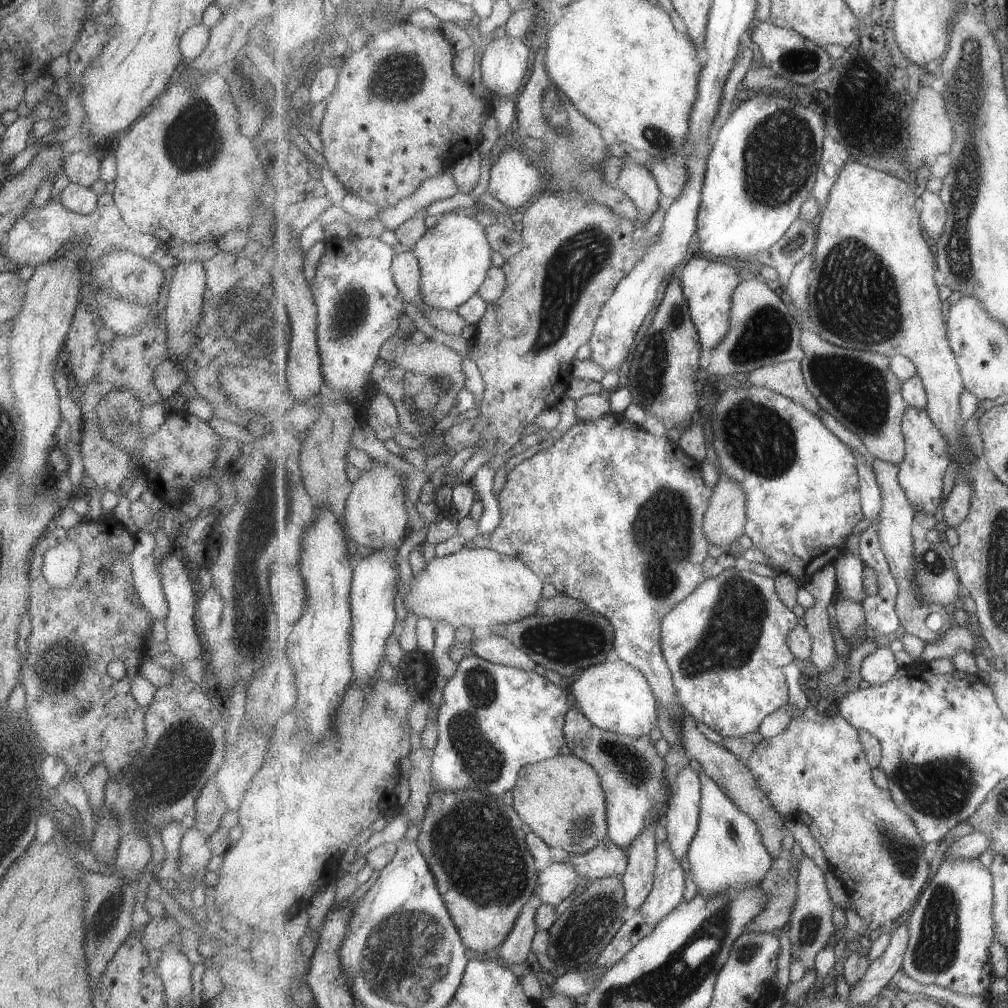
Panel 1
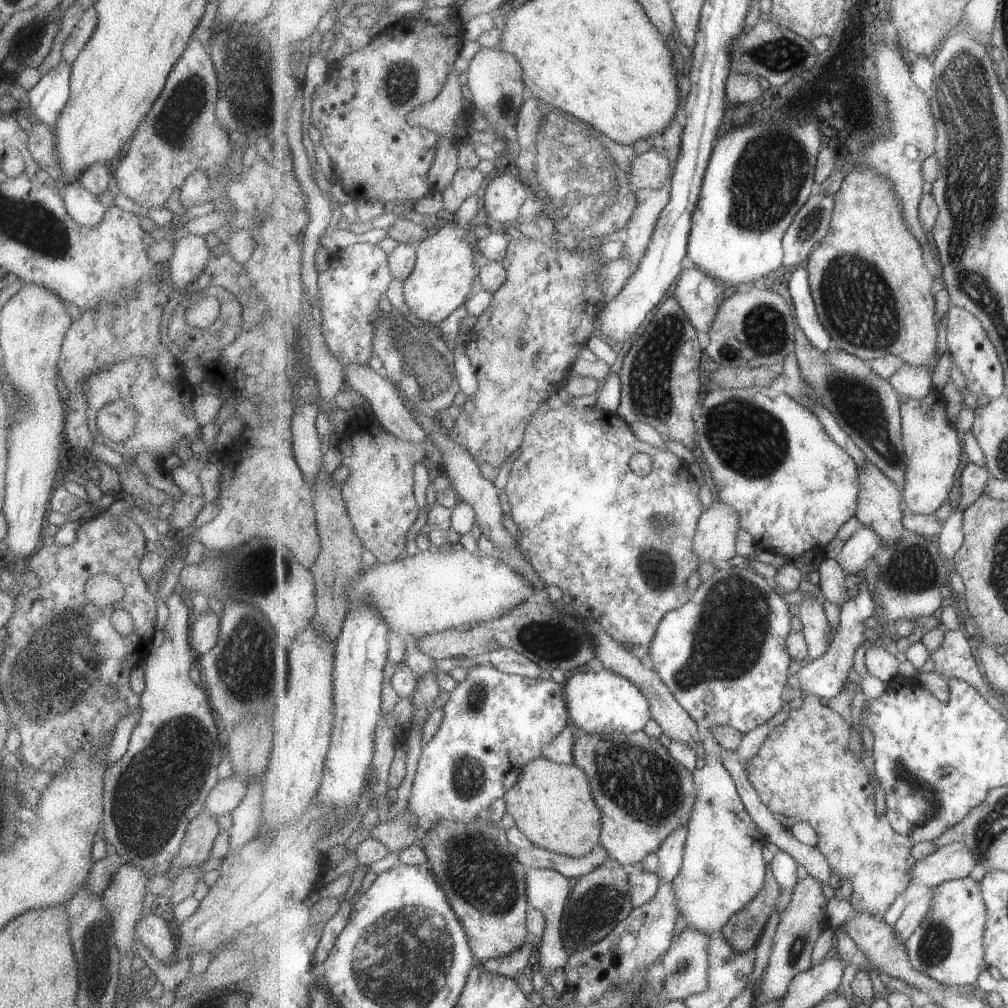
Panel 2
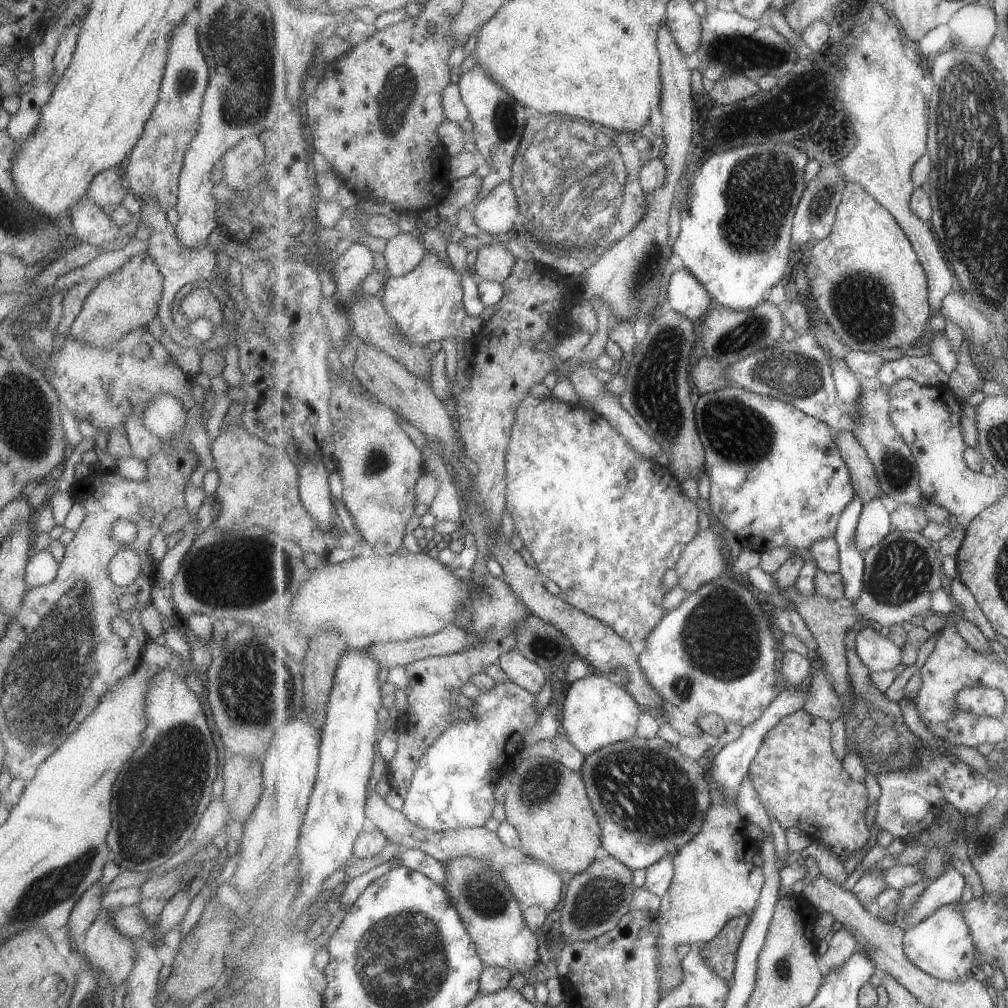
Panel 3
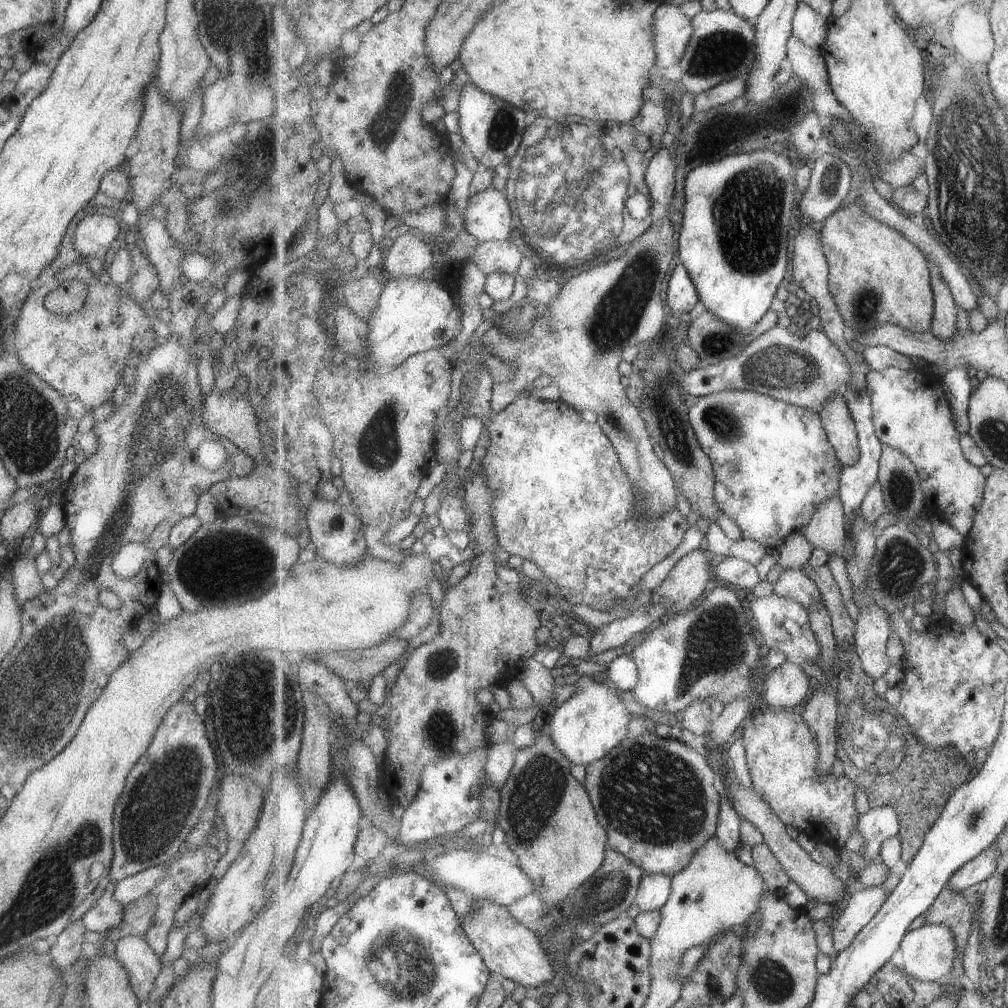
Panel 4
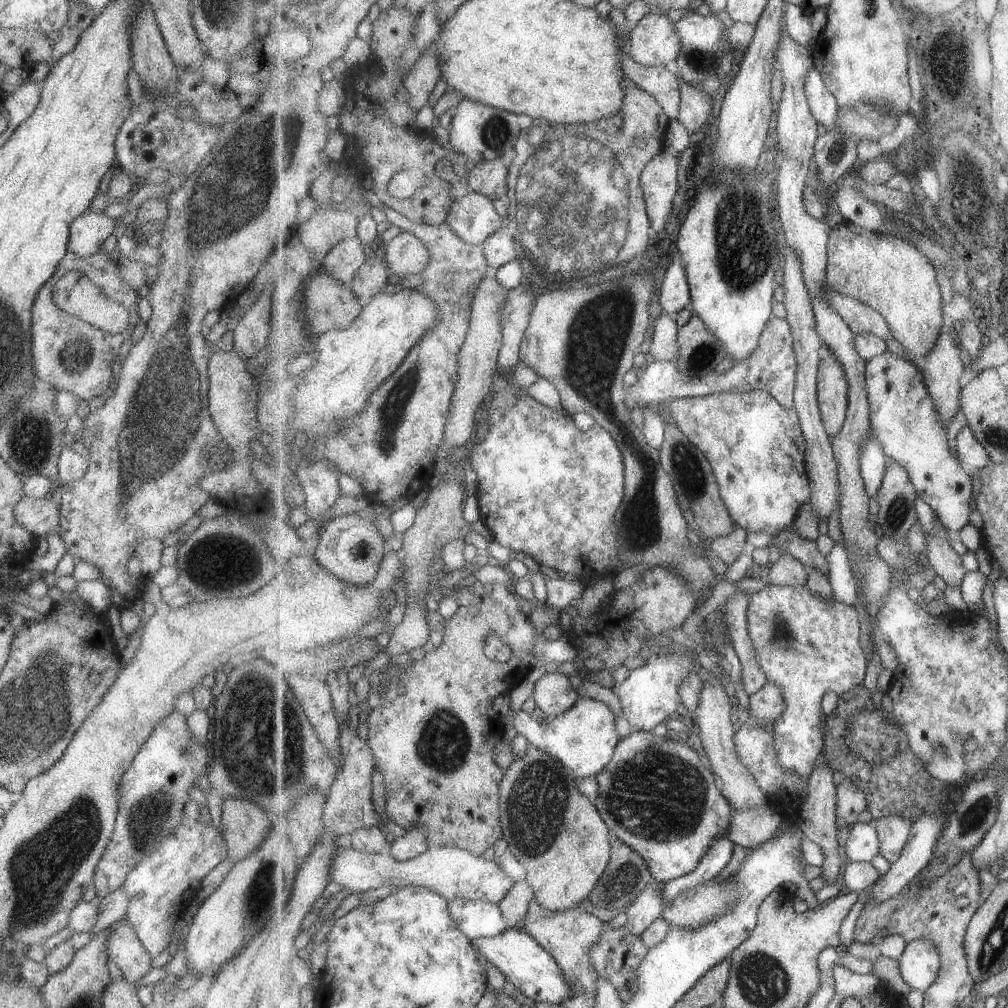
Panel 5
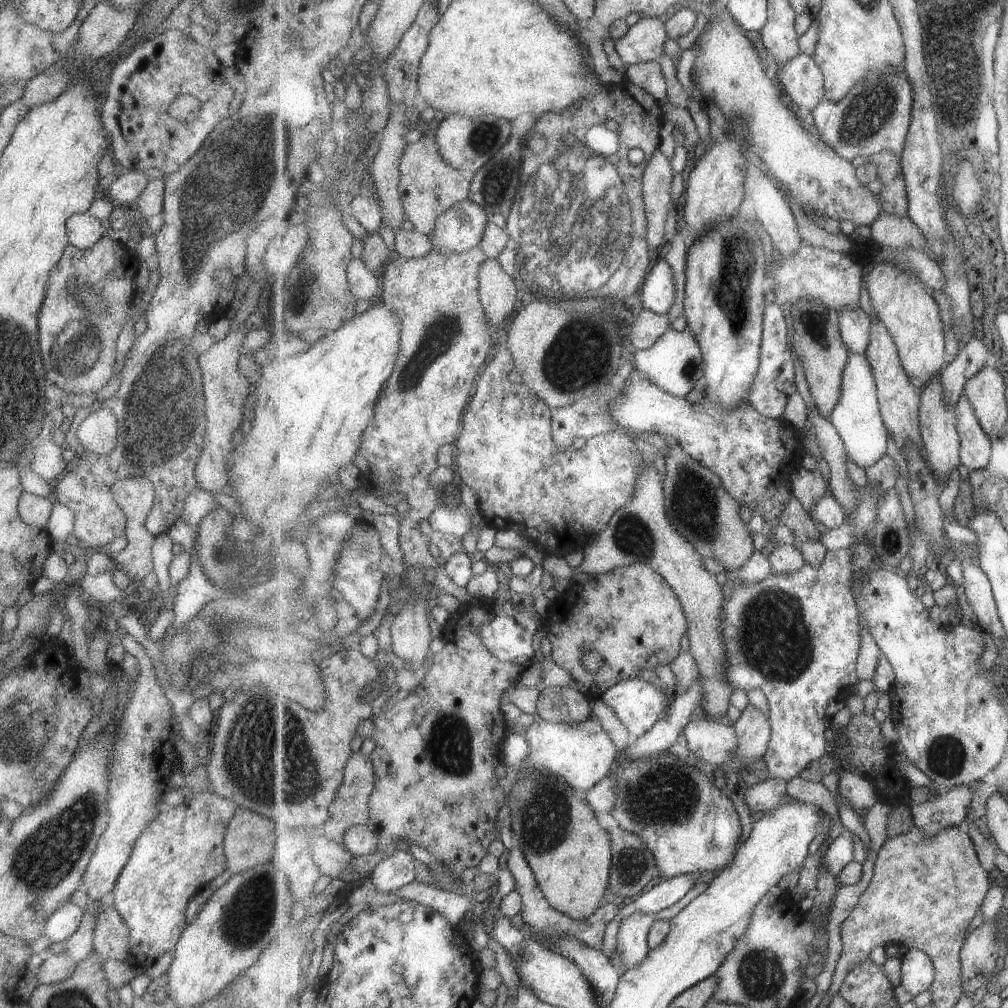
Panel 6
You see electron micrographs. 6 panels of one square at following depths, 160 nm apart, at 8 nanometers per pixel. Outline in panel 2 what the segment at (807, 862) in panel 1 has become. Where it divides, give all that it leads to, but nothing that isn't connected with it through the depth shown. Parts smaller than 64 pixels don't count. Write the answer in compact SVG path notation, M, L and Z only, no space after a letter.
M807 874L804 879L799 880L789 906L780 916L773 938L769 964L764 970L759 994L754 996L755 1000L753 1002L755 1004L752 1004L752 1007L764 1005L779 997L785 997L794 976L811 968L816 942L821 933L828 927L827 904L829 904L829 901L825 898L823 888L821 888L820 882L815 877Z

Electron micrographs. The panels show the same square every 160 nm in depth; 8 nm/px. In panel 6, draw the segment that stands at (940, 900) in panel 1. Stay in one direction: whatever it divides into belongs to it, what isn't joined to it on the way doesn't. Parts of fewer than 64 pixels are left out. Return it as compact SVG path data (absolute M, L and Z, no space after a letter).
M909 949L901 959L900 984L909 989L915 997L929 991L936 975L934 960L931 956L919 949Z

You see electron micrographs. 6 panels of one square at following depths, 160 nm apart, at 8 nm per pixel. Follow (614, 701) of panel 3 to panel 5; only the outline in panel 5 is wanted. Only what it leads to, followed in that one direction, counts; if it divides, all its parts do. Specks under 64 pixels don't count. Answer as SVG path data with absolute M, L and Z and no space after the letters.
M580 697L577 703L559 716L548 718L544 724L534 720L526 710L517 710L513 724L521 735L539 748L555 755L577 778L595 777L611 762L621 738L615 726L615 714L605 702Z

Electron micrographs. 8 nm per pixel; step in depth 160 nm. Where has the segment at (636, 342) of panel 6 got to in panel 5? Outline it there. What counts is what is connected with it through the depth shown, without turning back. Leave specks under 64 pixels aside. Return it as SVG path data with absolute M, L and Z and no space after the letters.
M669 313L662 314L653 324L651 333L651 344L649 358L657 361L675 362L680 357L680 346L678 334L680 328L677 322L669 316Z

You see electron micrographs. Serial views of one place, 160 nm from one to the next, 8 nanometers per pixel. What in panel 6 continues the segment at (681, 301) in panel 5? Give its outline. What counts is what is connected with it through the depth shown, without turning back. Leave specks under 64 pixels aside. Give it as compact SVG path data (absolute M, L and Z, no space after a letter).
M659 260L650 270L650 274L642 285L639 298L643 308L667 315L676 303L677 287L675 269L669 261Z

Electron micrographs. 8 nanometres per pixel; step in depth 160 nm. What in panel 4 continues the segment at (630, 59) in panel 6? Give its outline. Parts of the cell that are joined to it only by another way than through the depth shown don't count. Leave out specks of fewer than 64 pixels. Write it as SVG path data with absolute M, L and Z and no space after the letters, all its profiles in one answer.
M666 1L655 12L655 54L657 66L666 69L679 63L693 37L693 20L679 8Z

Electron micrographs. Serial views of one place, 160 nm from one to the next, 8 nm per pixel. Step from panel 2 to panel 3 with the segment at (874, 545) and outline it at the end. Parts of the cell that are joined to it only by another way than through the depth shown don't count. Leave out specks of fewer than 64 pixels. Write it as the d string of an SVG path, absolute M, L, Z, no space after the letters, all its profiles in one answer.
M885 497L864 505L856 532L856 543L863 554L893 531L892 510Z

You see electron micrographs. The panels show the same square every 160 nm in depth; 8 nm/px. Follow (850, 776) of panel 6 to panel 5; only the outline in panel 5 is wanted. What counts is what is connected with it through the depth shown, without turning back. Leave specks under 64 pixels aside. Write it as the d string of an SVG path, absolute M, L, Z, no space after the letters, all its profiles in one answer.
M845 783L837 789L837 824L841 835L844 835L868 808L864 791L860 791L855 783Z

